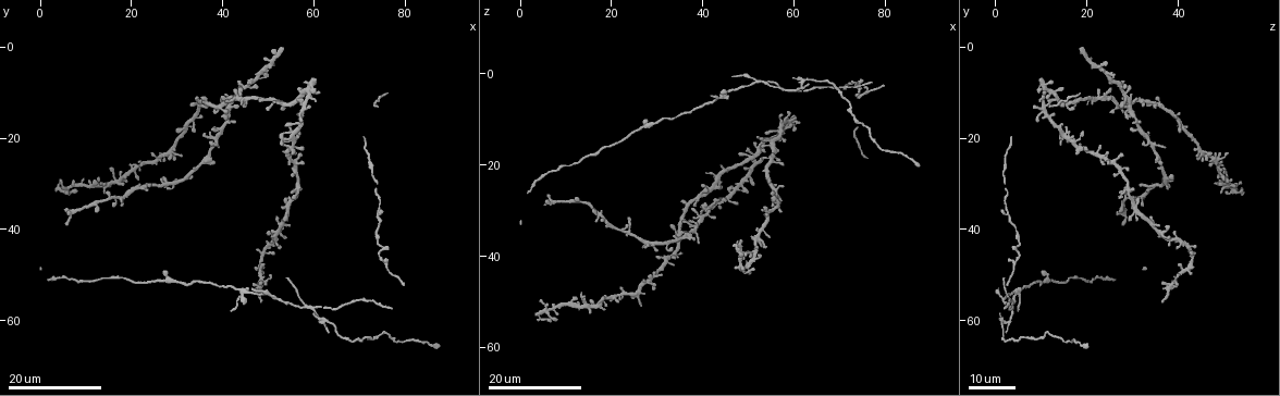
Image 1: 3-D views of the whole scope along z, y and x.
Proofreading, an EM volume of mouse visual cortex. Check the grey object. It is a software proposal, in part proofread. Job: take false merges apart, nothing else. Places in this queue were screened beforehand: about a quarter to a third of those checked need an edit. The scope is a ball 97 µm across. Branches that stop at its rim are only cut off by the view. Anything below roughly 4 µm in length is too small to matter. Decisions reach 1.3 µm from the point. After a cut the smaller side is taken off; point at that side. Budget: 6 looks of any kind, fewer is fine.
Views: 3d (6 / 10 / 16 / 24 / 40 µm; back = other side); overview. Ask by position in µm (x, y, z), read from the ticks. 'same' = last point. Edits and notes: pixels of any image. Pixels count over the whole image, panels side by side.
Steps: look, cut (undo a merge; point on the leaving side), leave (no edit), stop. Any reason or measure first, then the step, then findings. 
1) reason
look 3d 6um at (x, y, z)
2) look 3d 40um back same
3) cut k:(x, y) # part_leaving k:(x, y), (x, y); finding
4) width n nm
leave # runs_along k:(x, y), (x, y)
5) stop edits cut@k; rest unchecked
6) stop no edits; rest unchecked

four or more arms meet
look 3d 16um at (57.5, 13.0, 10.5)

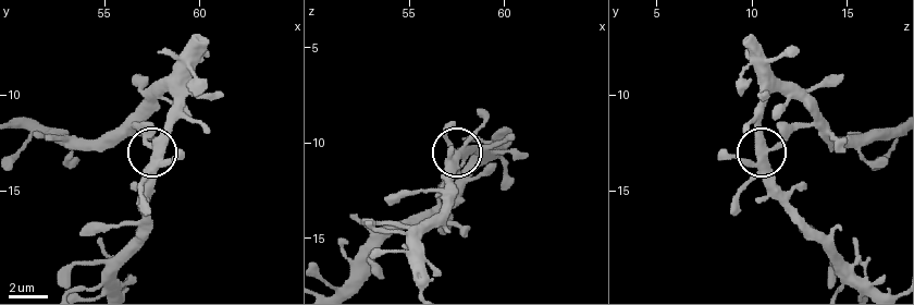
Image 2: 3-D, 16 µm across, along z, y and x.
look 3d 10um at (57.7, 12.7, 10.5)

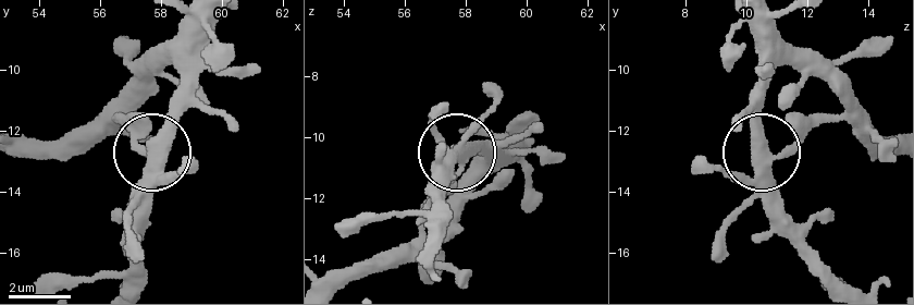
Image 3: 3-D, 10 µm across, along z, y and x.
width 390 nm
leave # all the same cell

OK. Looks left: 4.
side arm on a straight run
look 3d 16um at (51.5, 55.5, 1.5)

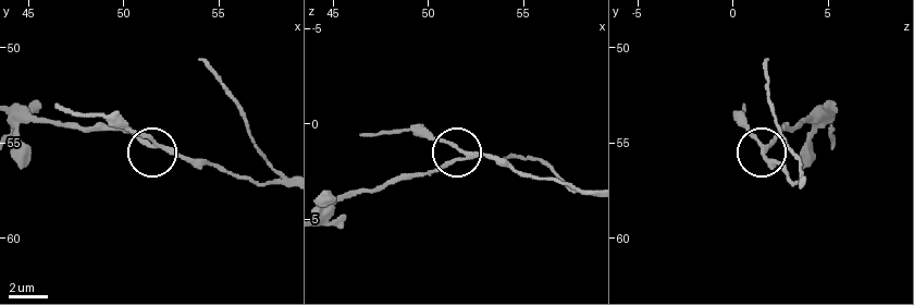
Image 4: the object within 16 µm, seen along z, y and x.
look 3d 10um at (51.8, 55.1, 1.5)

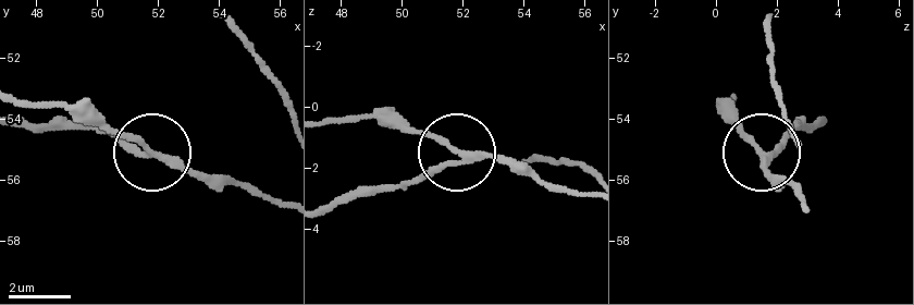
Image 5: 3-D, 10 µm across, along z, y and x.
cut 5:(132, 153) # part_leaving 5:(170, 162), (95, 131), (24, 129); two cells meet here

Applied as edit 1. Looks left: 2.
three-way junction
look 3d 24um at (15.5, 33.5, 29.0)

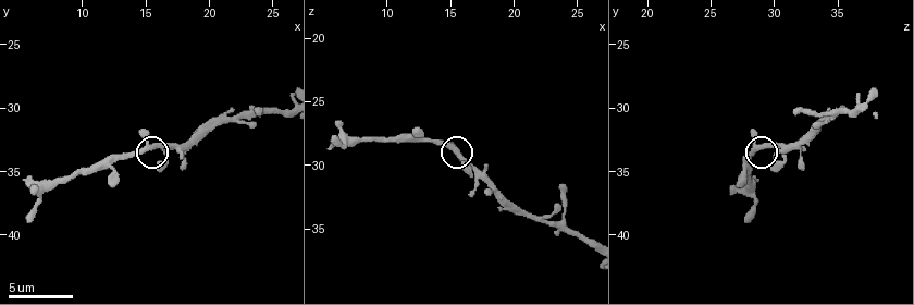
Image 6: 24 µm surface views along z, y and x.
zoom in
look 3d 10um at (15.4, 33.0, 28.6)

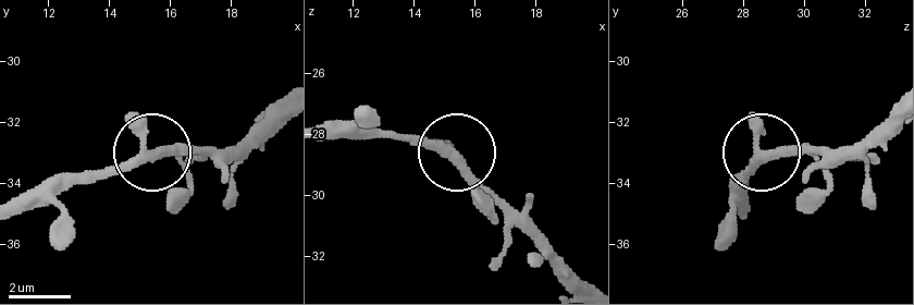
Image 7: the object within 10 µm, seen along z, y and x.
side_arm 12 um; arms 3
leave # continuous, no second cell

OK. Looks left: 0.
stop edits cut@5; rest unchecked

